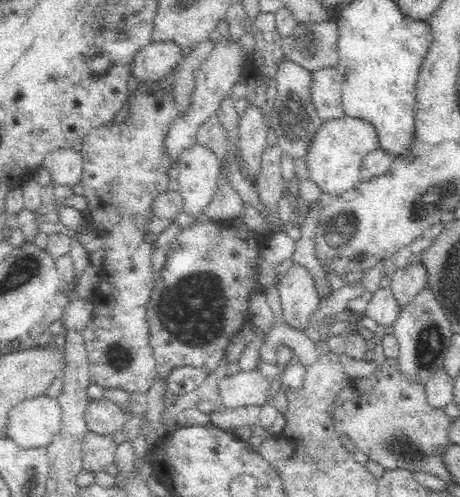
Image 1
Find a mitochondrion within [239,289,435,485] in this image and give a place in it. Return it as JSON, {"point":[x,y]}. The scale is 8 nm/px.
{"point":[406,445]}

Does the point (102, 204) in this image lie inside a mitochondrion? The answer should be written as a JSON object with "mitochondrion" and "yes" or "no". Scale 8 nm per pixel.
{"mitochondrion":"no"}

